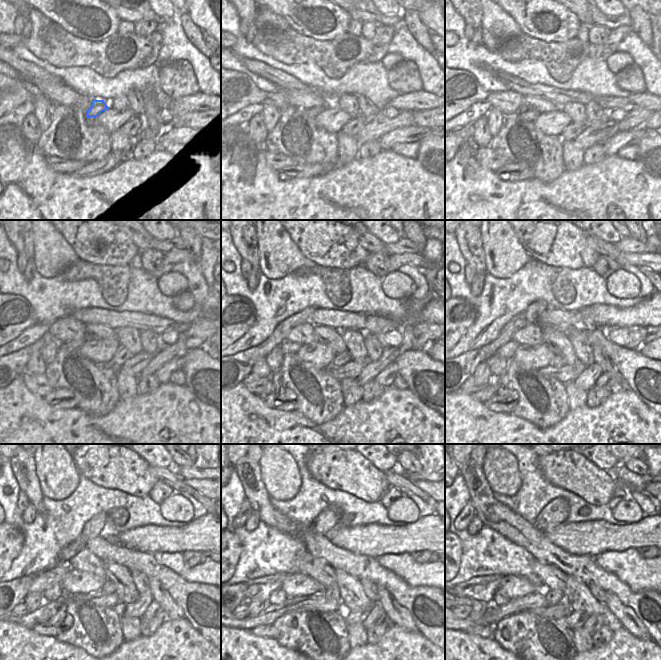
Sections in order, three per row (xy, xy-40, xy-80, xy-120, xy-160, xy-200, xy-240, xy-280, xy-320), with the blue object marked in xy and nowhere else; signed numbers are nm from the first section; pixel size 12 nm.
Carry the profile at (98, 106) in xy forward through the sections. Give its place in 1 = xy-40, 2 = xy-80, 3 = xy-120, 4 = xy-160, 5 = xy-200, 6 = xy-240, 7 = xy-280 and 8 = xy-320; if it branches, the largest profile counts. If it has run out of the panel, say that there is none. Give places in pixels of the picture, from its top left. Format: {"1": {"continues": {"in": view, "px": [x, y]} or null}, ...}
{"1": {"continues": {"in": "xy-40", "px": [309, 114]}}, "2": {"continues": {"in": "xy-80", "px": [530, 115]}}, "3": {"continues": {"in": "xy-120", "px": [73, 344]}}, "4": {"continues": {"in": "xy-160", "px": [287, 346]}}, "5": {"continues": {"in": "xy-200", "px": [507, 351]}}, "6": {"continues": {"in": "xy-240", "px": [47, 579]}}, "7": {"continues": {"in": "xy-280", "px": [260, 588]}}, "8": {"continues": {"in": "xy-320", "px": [483, 588]}}}

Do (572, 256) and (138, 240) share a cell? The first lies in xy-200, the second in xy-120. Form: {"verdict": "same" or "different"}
{"verdict": "different"}

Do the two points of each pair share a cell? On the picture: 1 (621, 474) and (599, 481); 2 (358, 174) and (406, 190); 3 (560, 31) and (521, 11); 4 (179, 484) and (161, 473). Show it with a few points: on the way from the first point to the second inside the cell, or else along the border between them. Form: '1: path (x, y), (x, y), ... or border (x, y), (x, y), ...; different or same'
1: border (607, 471), (614, 480); different
2: path (370, 186), (374, 190), (394, 190); same
3: path (549, 34), (539, 33), (529, 22); same
4: path (175, 481), (165, 475); same

